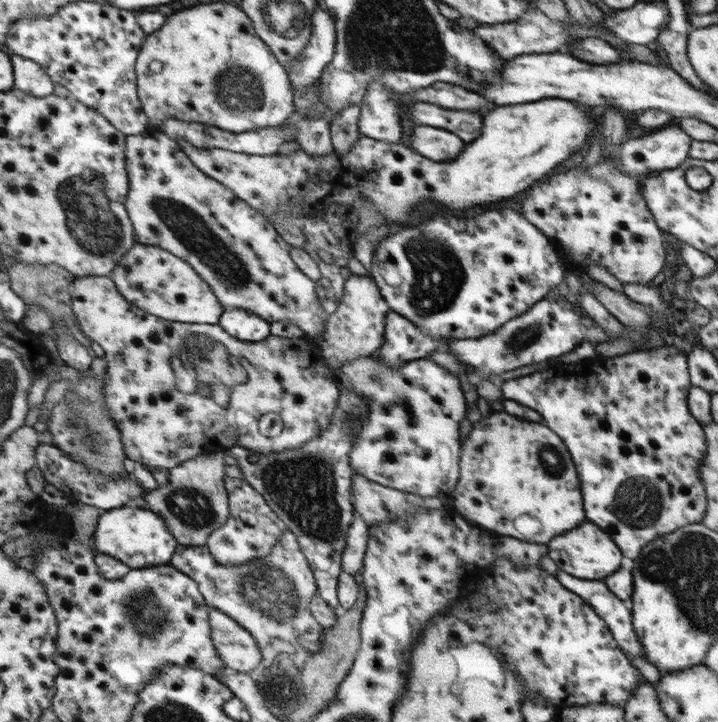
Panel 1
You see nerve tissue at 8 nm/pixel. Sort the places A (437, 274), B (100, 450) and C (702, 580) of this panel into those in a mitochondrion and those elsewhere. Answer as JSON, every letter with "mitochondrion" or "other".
{"A":"mitochondrion","B":"mitochondrion","C":"mitochondrion"}

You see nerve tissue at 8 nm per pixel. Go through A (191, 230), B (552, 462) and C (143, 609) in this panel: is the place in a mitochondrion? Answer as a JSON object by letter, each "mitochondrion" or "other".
{"A":"mitochondrion","B":"mitochondrion","C":"mitochondrion"}

